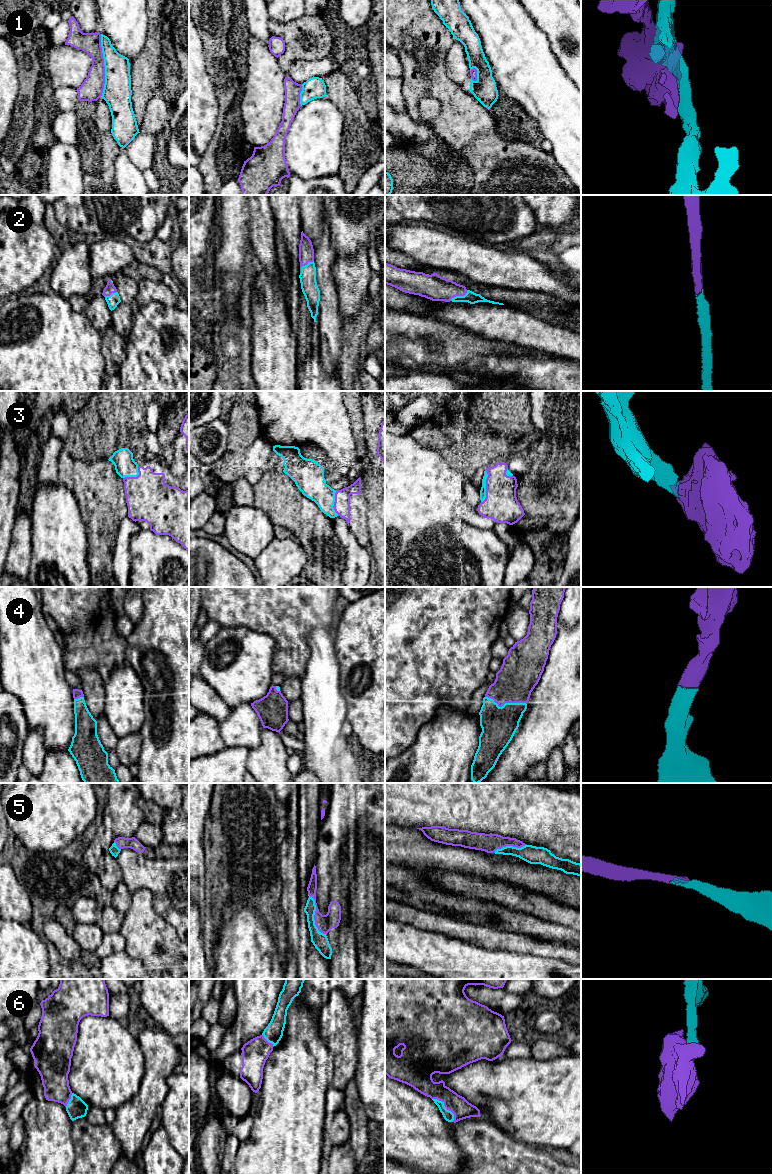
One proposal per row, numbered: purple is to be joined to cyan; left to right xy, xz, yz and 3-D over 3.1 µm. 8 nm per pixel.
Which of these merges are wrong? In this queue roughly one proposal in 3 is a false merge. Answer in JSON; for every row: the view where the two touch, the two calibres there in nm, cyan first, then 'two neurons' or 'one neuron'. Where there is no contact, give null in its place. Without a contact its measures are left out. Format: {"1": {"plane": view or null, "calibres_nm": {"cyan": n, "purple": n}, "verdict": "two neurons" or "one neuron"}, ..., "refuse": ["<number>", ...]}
{"1": {"plane": "xy", "calibres_nm": {"cyan": 220, "purple": 180}, "verdict": "two neurons"}, "2": {"plane": "xz", "calibres_nm": {"cyan": 130, "purple": 130}, "verdict": "one neuron"}, "3": {"plane": "yz", "calibres_nm": {"cyan": 50, "purple": 260}, "verdict": "one neuron"}, "4": {"plane": "yz", "calibres_nm": {"cyan": 280, "purple": 320}, "verdict": "one neuron"}, "5": {"plane": "xz", "calibres_nm": {"cyan": 120, "purple": 140}, "verdict": "one neuron"}, "6": {"plane": "yz", "calibres_nm": {"cyan": 80, "purple": 160}, "verdict": "one neuron"}, "refuse": ["1"]}

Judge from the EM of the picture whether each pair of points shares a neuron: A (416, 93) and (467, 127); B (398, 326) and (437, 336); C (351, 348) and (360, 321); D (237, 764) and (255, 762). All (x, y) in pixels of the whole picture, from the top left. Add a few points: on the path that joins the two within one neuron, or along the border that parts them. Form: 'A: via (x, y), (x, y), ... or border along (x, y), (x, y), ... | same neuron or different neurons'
A: via (430, 92), (437, 92), (458, 113) | same neuron
B: via (408, 326), (427, 328) | same neuron
C: via (353, 341), (354, 332), (357, 328) | same neuron
D: border along (249, 750), (246, 772) | different neurons

